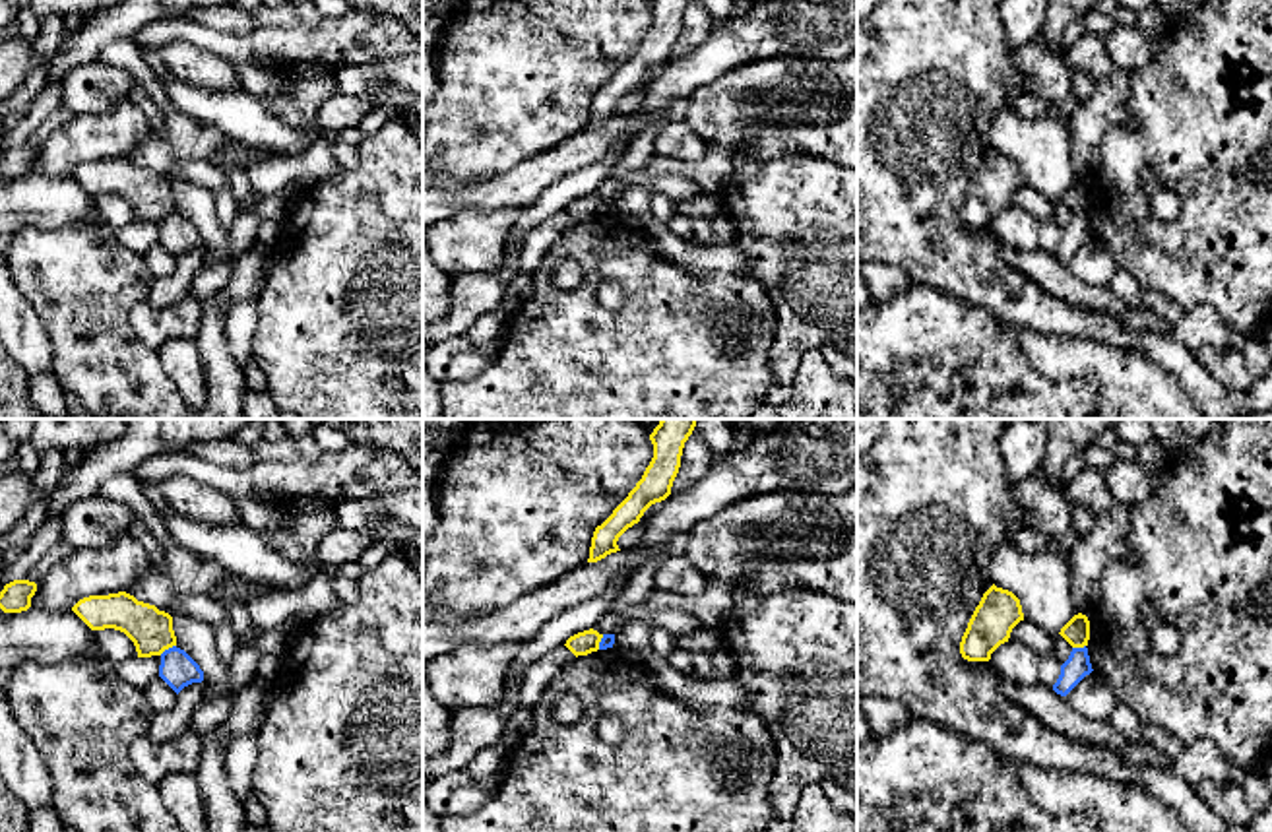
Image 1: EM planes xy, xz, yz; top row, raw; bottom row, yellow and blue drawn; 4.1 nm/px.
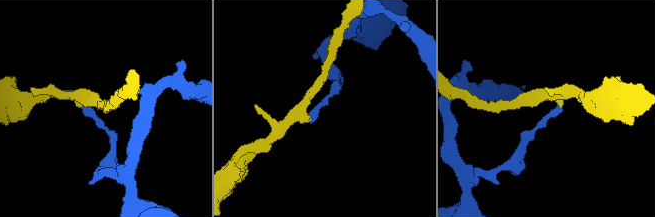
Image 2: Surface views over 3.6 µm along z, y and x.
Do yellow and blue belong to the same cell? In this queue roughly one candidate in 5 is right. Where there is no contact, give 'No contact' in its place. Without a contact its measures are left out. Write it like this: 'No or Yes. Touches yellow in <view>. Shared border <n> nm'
No. Touches yellow in xy. Shared border 80 nm

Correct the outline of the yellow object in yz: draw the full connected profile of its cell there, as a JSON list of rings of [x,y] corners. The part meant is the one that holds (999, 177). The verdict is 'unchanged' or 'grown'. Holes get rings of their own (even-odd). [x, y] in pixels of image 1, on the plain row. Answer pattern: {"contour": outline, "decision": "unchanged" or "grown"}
{"contour": [[[995,149],[983,159],[960,208],[968,227],[989,227],[991,219],[1008,208],[1012,194],[1024,186],[1020,165]]], "decision": "unchanged"}

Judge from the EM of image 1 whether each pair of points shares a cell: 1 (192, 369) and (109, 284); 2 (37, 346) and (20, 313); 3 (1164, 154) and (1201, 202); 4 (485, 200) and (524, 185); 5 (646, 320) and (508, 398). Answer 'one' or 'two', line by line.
1: two
2: one
3: one
4: one
5: one

